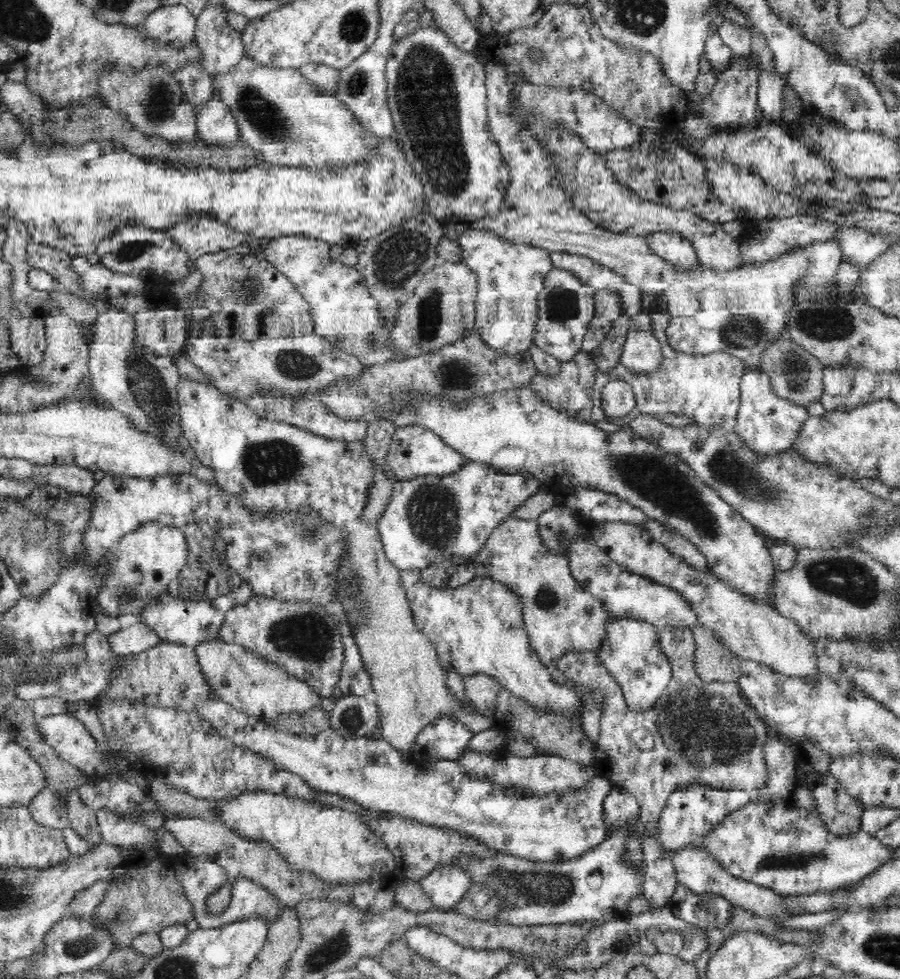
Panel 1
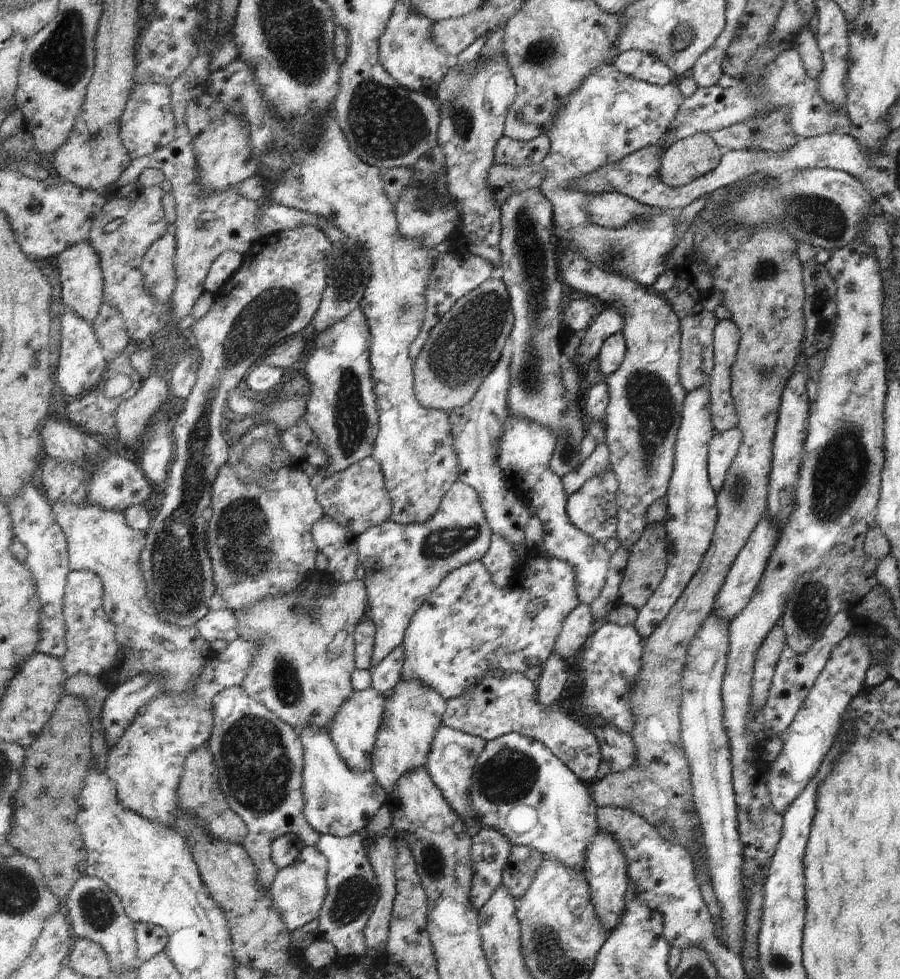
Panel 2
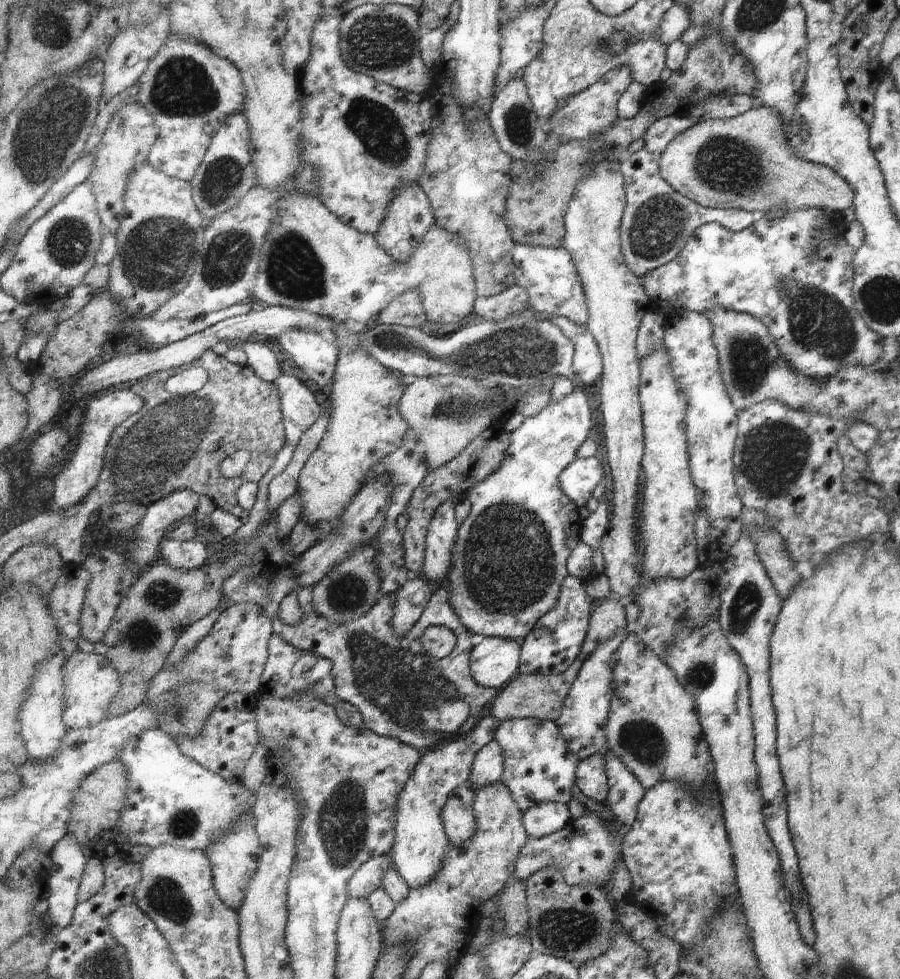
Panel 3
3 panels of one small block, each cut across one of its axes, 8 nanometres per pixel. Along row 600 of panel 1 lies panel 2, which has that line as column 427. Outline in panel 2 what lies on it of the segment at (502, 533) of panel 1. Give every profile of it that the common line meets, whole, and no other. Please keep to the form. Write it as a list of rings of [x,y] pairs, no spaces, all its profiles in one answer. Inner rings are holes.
[[[458,480],[442,500],[439,510],[426,523],[404,525],[395,521],[385,521],[358,536],[360,564],[369,570],[364,580],[369,600],[367,618],[376,624],[377,631],[373,666],[381,664],[397,647],[404,644],[411,619],[448,574],[463,565],[484,559],[492,546],[493,535],[477,489]]]

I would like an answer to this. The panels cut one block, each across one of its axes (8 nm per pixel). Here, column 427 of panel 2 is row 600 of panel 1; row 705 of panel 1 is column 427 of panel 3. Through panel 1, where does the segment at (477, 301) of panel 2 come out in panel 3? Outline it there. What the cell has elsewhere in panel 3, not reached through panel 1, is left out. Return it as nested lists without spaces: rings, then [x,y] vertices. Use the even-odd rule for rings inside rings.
[[[467,376],[419,377],[405,389],[405,394],[400,400],[401,416],[408,421],[410,433],[413,433],[426,446],[427,464],[429,470],[437,470],[448,462],[455,460],[465,448],[469,446],[478,436],[481,436],[489,427],[498,424],[502,419],[502,413],[491,414],[489,408],[493,404],[493,398],[497,392],[492,388],[481,388],[478,380],[467,378]]]

